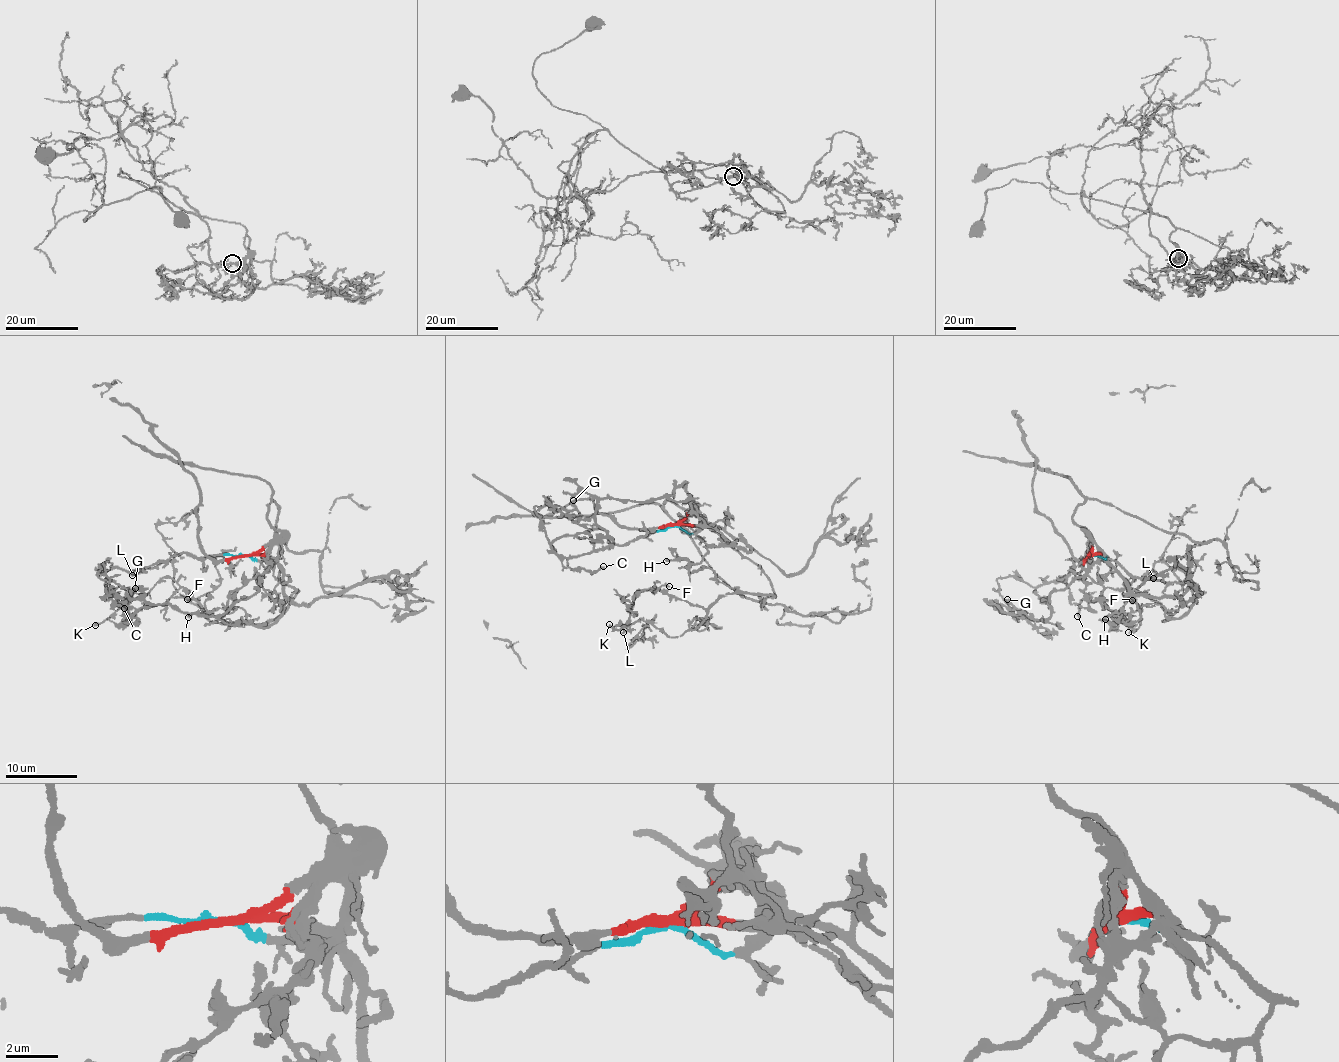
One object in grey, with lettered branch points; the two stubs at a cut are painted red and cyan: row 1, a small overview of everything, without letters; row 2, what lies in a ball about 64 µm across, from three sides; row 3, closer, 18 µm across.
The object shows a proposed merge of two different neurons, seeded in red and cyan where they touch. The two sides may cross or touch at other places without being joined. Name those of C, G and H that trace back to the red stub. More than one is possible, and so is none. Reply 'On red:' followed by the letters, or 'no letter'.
On red: G, H

